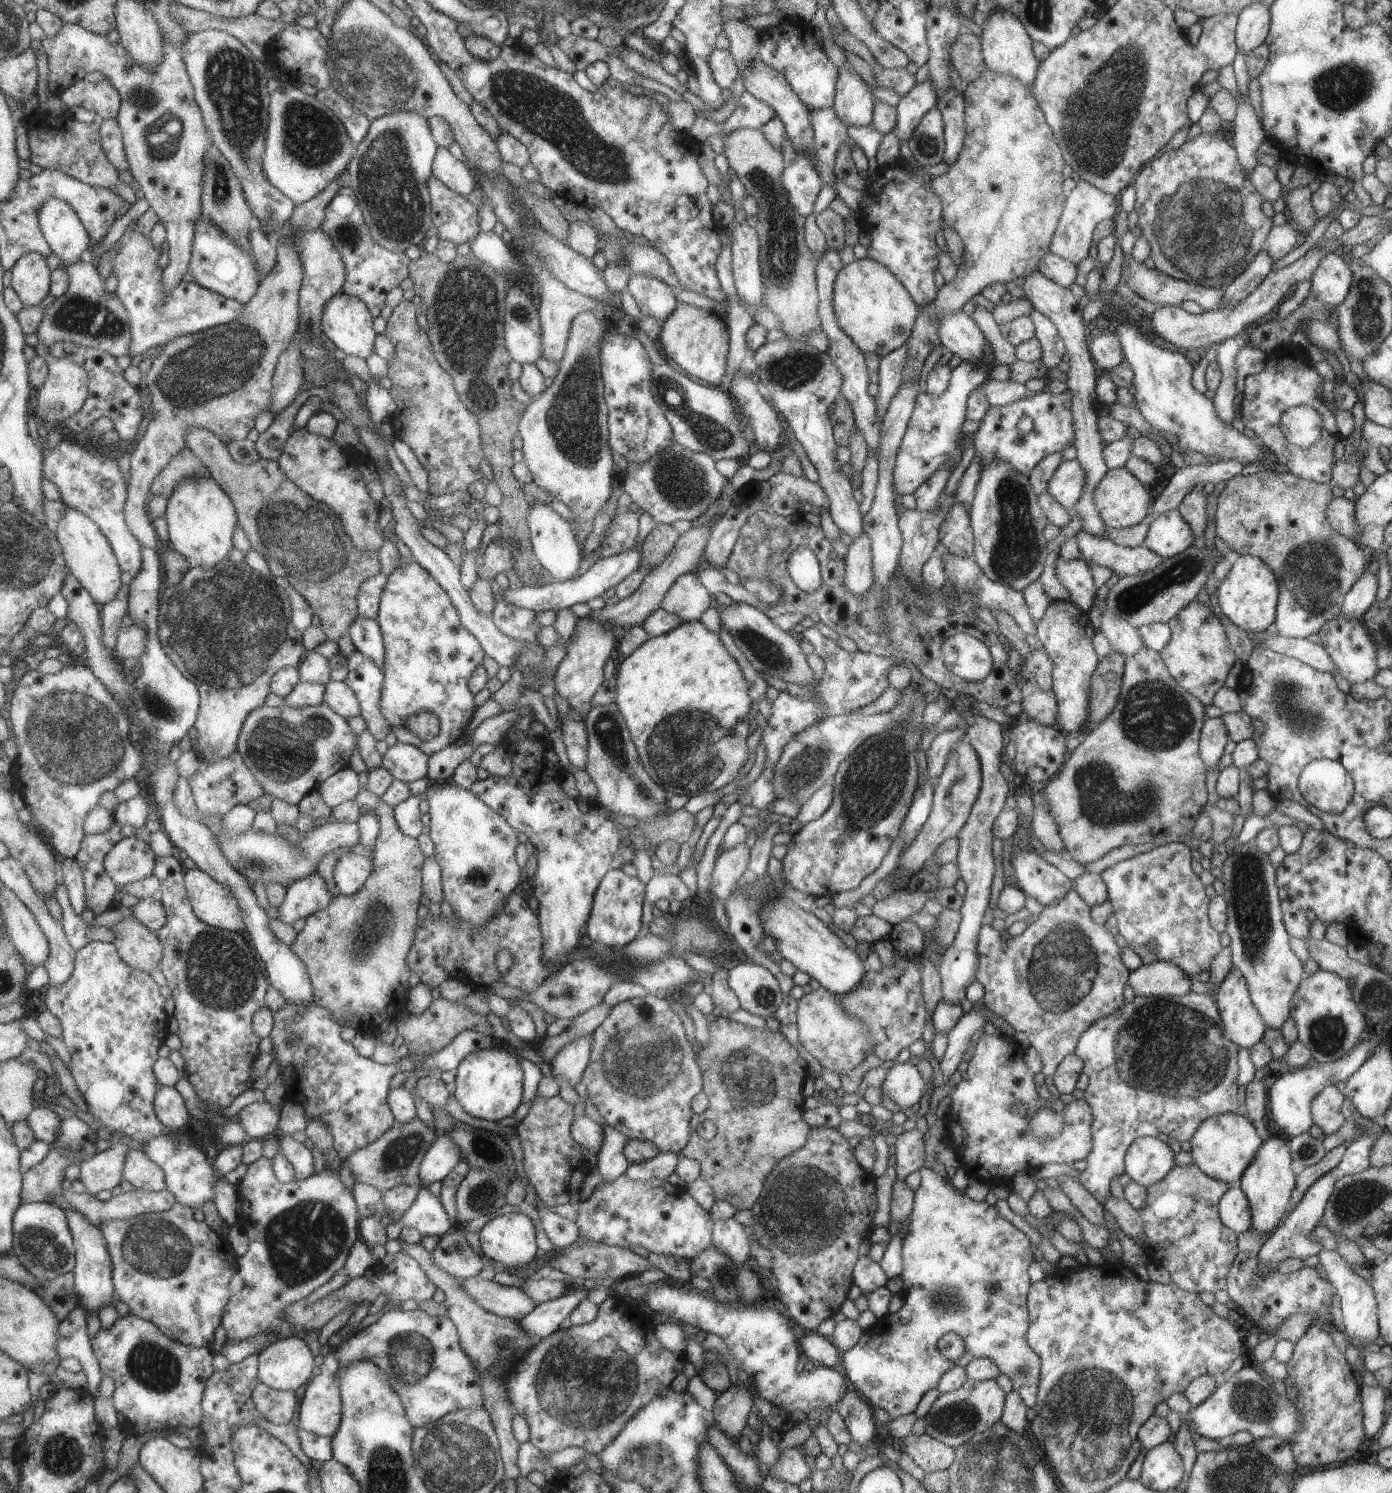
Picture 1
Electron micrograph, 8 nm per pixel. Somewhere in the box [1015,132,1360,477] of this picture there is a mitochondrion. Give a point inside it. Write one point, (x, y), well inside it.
(1204, 227)

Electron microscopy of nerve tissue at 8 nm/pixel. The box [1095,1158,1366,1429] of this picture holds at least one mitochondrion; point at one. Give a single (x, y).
(1251, 1402)

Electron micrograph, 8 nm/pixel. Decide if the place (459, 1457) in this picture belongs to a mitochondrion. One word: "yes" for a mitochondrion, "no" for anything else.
yes

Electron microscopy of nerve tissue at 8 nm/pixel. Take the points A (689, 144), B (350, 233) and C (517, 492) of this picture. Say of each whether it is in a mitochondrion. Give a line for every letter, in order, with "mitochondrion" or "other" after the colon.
A: other
B: mitochondrion
C: other

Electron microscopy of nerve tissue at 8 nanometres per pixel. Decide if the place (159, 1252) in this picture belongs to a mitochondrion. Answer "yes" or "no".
yes

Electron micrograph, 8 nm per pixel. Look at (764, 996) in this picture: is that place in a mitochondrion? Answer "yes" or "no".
yes

